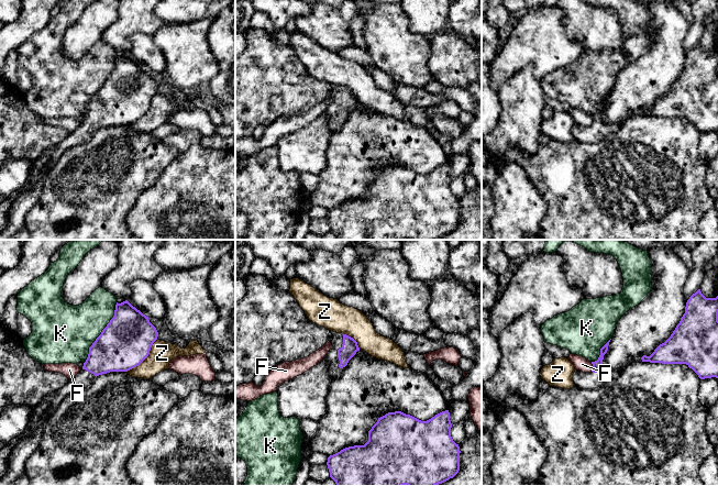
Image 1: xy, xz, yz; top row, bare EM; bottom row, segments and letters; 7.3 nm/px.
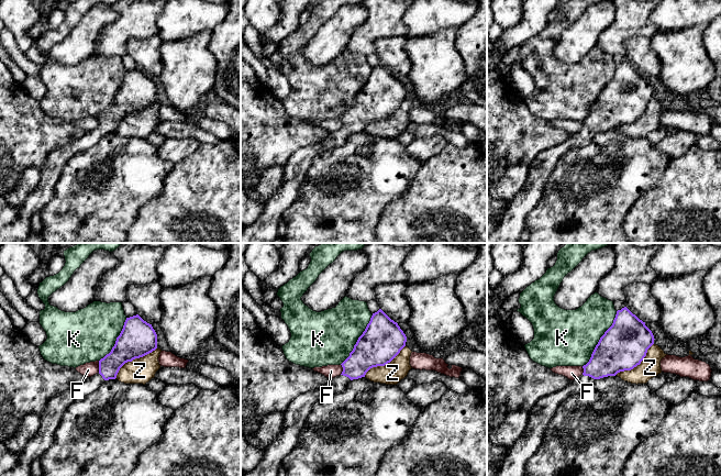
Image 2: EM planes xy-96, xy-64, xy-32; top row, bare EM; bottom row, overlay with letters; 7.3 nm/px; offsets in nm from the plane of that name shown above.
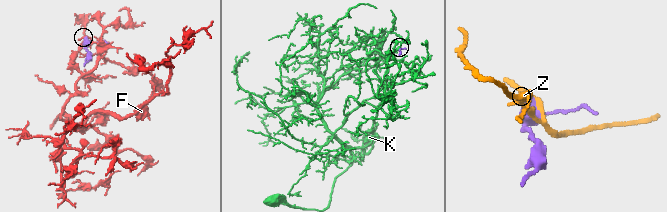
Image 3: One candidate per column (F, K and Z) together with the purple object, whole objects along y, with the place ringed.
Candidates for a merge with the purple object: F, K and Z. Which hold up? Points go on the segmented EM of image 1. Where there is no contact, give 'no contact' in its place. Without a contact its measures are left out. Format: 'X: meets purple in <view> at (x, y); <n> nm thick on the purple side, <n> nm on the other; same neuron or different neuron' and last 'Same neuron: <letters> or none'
F: meets purple in yz at (593, 366); 80 nm thick on the purple side, 100 nm on the other; different neuron
K: meets purple in xy at (101, 333); 380 nm thick on the purple side, 400 nm on the other; different neuron
Z: meets purple in xy at (145, 357); 380 nm thick on the purple side, 170 nm on the other; different neuron
Same neuron: none

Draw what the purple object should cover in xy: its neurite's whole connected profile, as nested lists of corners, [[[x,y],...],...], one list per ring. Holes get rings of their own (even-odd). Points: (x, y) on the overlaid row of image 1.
[[[128,300],[117,302],[113,318],[89,347],[82,369],[64,387],[44,397],[48,401],[48,410],[38,419],[34,430],[13,446],[0,486],[14,486],[24,475],[25,463],[41,442],[45,421],[63,399],[87,388],[99,375],[128,372],[139,366],[148,356],[157,336],[158,332],[148,317]]]

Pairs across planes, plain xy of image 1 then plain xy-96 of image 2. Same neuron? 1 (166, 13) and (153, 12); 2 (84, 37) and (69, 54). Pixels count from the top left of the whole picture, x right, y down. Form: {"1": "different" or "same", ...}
{"1": "different", "2": "same"}

